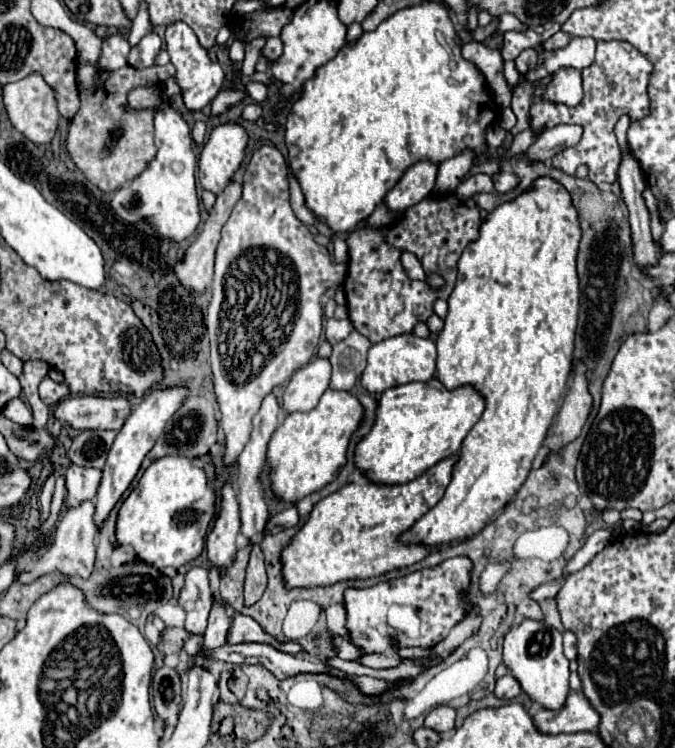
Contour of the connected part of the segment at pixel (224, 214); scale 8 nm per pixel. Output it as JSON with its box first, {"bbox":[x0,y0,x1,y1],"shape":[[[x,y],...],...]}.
{"bbox":[175,183,241,295],"shape":[[[231,183],[225,187],[223,193],[217,195],[217,201],[213,205],[213,209],[209,211],[209,217],[203,225],[203,231],[199,233],[199,237],[187,247],[183,259],[179,263],[175,263],[175,275],[179,279],[179,285],[189,293],[189,295],[203,295],[211,281],[213,281],[213,261],[215,261],[215,249],[217,249],[217,243],[219,243],[219,237],[221,237],[221,227],[223,223],[229,219],[231,215],[231,209],[233,205],[241,199],[241,185],[237,183]]]}

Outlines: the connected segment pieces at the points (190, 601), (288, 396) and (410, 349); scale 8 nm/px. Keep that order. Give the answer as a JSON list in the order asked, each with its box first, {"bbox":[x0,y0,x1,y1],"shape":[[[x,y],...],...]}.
[{"bbox":[179,567,213,633],"shape":[[[189,567],[185,585],[179,593],[179,605],[185,609],[185,629],[189,633],[203,633],[207,627],[209,609],[213,603],[209,587],[209,571],[205,567]]]},{"bbox":[283,359,331,413],"shape":[[[313,359],[295,375],[291,375],[291,381],[283,393],[283,413],[295,413],[295,411],[311,411],[321,395],[327,391],[331,379],[331,363],[329,359]]]},{"bbox":[361,333,437,393],"shape":[[[413,333],[397,335],[385,341],[375,343],[367,355],[367,367],[361,375],[361,385],[369,393],[383,393],[385,389],[411,383],[411,381],[431,381],[435,377],[435,359],[437,349],[431,339],[421,339]]]}]

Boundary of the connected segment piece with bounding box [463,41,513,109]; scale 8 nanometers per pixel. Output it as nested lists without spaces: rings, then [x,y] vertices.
[[[469,41],[463,45],[463,57],[467,61],[473,61],[483,71],[495,103],[501,109],[509,107],[513,97],[513,87],[507,85],[503,77],[503,57],[499,49],[489,49],[485,43],[479,41]]]

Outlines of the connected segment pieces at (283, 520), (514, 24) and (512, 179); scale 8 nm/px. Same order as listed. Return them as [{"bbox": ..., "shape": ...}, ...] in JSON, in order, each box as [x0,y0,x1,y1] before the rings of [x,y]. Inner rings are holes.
[{"bbox":[269,507,299,527],"shape":[[[289,507],[289,509],[283,509],[279,511],[277,515],[273,515],[269,519],[269,523],[277,525],[277,527],[293,527],[299,523],[299,515],[297,515],[297,509],[295,507]]]},{"bbox":[497,13,527,33],"shape":[[[505,13],[503,17],[499,17],[499,27],[497,27],[499,33],[505,33],[505,31],[527,31],[527,25],[521,23],[515,15],[511,13]]]},{"bbox":[493,171,519,193],"shape":[[[501,171],[493,175],[493,183],[495,183],[497,193],[509,193],[519,185],[519,177],[511,171]]]}]

